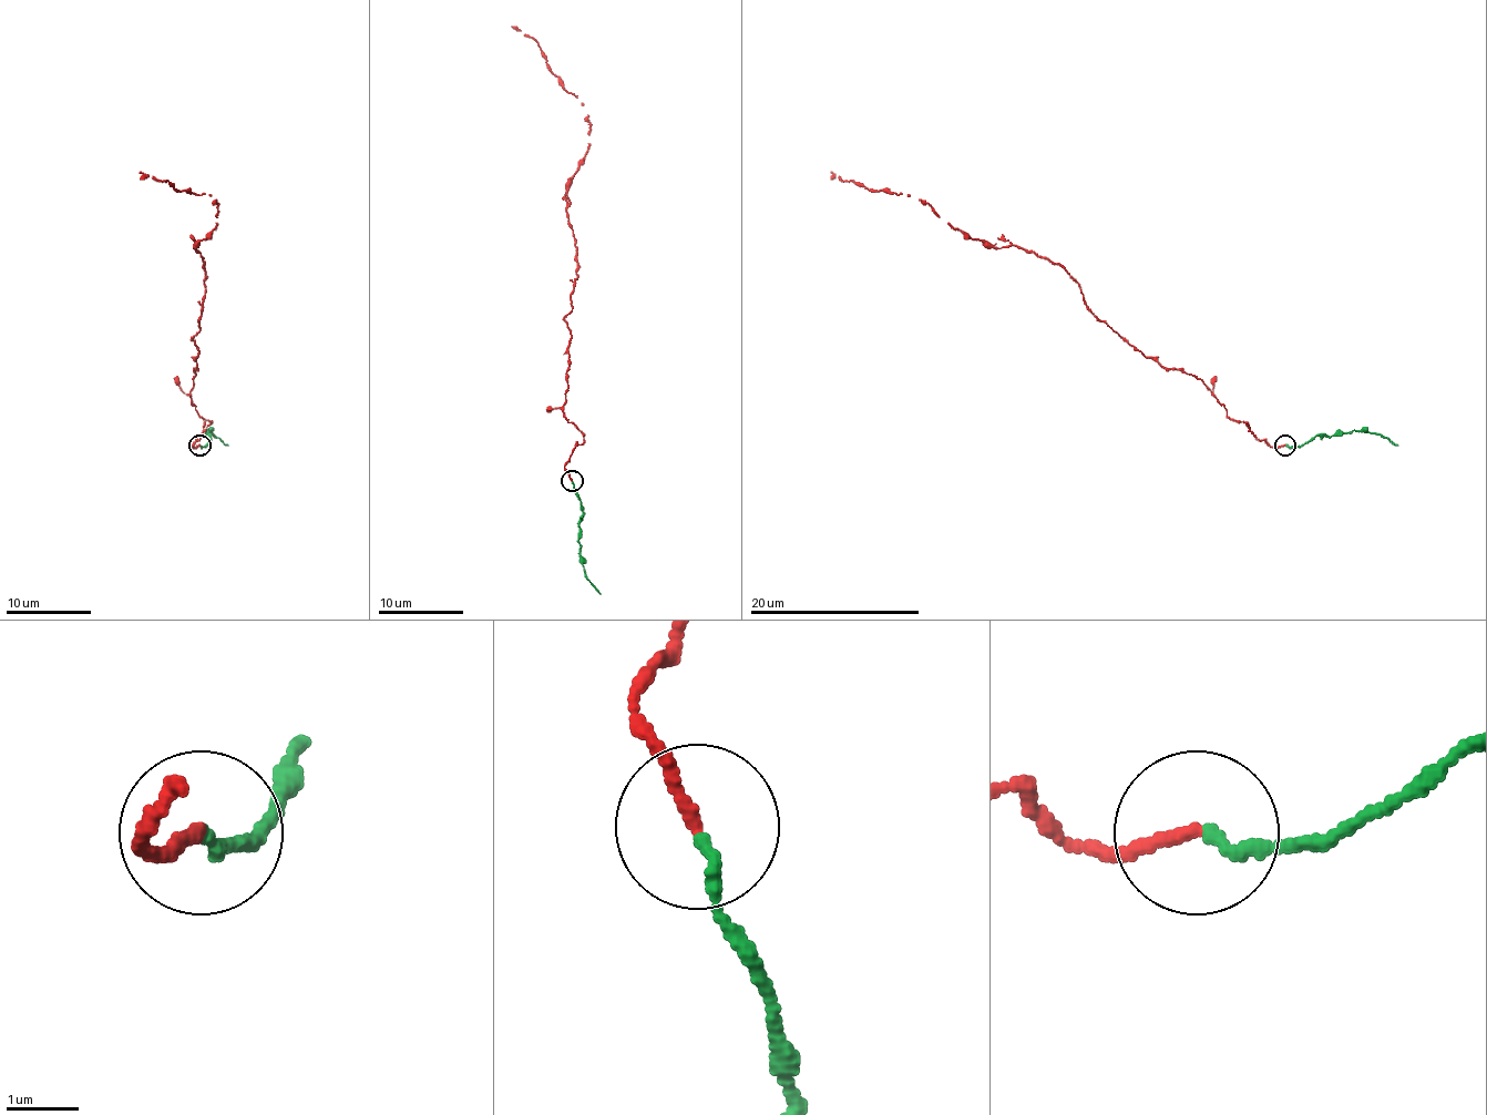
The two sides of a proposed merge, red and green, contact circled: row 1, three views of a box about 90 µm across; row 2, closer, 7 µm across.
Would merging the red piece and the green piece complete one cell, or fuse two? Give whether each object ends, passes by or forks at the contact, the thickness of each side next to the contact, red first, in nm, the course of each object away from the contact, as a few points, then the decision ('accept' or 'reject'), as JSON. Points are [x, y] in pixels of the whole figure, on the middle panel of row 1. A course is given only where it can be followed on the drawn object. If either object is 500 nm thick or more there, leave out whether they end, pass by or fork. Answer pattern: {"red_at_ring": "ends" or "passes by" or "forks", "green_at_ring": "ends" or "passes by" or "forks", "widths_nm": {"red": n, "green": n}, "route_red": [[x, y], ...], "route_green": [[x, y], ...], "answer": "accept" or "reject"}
{"red_at_ring": "ends", "green_at_ring": "ends", "widths_nm": {"red": 170, "green": 180}, "route_red": [[571, 480], [584, 436], [563, 410], [577, 276], [567, 184], [591, 124], [512, 27]], "route_green": [[571, 482], [582, 512], [580, 563], [586, 579], [601, 593]], "answer": "accept"}

